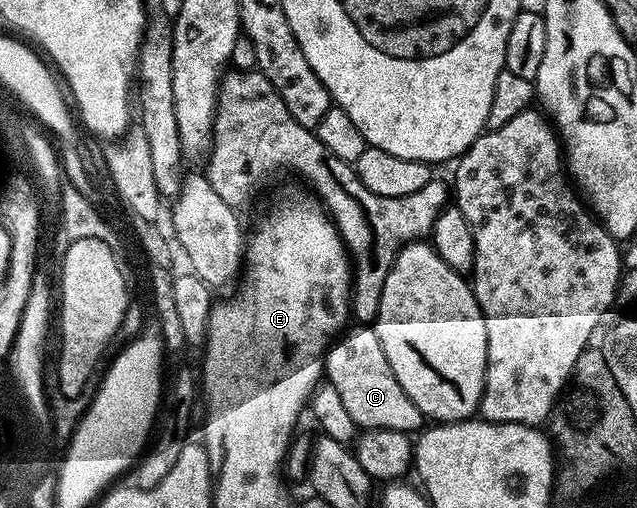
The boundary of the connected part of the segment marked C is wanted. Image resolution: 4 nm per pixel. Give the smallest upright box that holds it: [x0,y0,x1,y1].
[324,328,424,434]

